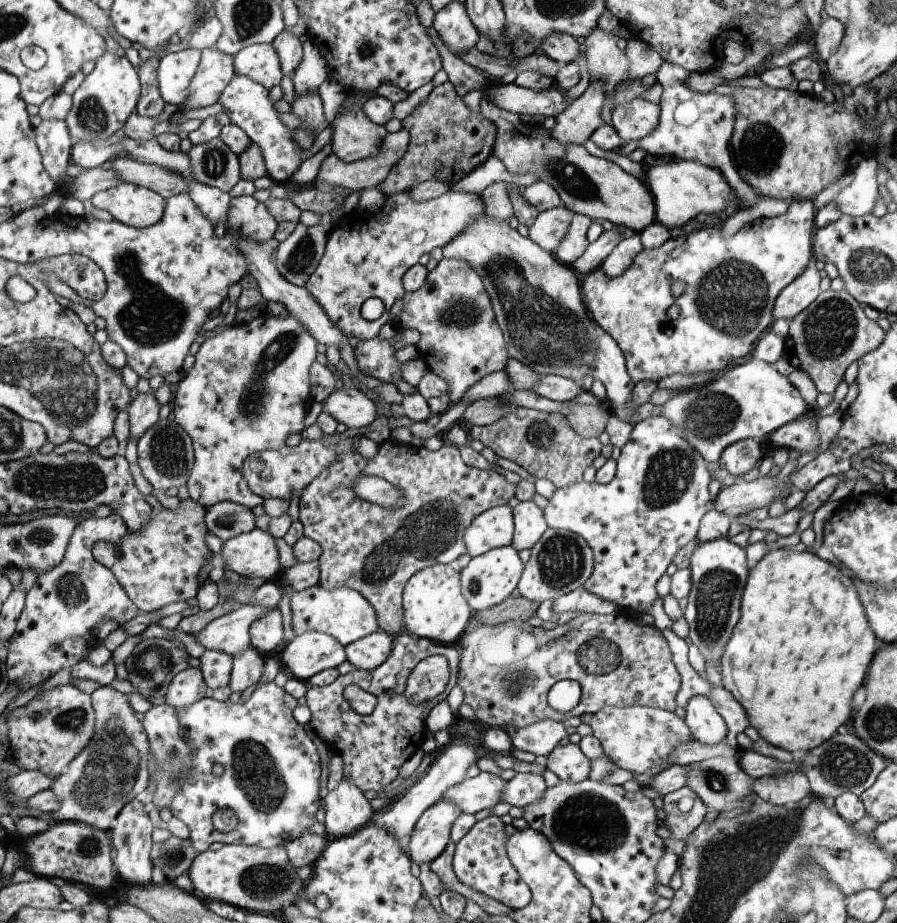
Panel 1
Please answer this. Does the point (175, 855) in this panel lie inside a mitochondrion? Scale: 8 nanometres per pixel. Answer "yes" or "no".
yes

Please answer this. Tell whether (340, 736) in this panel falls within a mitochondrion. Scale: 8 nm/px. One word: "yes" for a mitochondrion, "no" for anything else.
no

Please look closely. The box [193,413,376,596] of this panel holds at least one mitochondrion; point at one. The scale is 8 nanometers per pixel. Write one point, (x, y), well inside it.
(226, 519)

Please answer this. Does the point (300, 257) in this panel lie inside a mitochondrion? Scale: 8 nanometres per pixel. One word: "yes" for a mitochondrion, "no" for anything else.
yes

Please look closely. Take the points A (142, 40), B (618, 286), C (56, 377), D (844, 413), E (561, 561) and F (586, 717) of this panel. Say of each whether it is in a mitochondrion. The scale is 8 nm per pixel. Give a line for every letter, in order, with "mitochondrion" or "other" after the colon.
A: other
B: other
C: mitochondrion
D: other
E: mitochondrion
F: other

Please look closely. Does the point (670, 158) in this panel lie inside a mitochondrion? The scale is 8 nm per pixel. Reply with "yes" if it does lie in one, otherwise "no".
no

